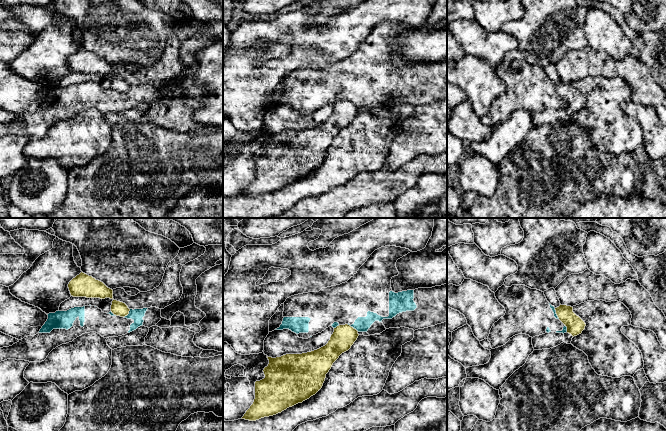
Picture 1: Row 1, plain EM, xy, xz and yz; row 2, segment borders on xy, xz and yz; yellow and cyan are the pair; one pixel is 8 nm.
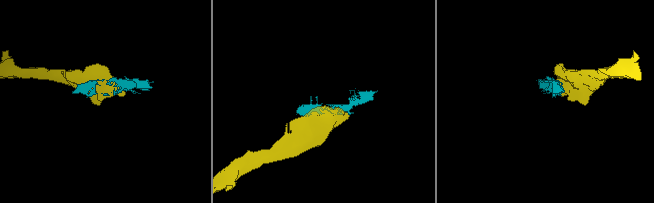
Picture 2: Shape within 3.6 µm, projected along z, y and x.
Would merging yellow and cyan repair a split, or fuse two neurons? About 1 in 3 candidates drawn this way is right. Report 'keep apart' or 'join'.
keep apart

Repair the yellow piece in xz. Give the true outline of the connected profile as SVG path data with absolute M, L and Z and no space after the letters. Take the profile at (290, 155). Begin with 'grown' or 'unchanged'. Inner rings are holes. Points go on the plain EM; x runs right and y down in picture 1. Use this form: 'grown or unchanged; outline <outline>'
unchanged; outline M339 101L334 104L328 119L317 126L276 134L267 132L269 140L263 146L265 154L255 158L254 178L241 195L256 197L273 192L315 171L322 164L333 139L351 124L358 112L358 107L350 101Z

